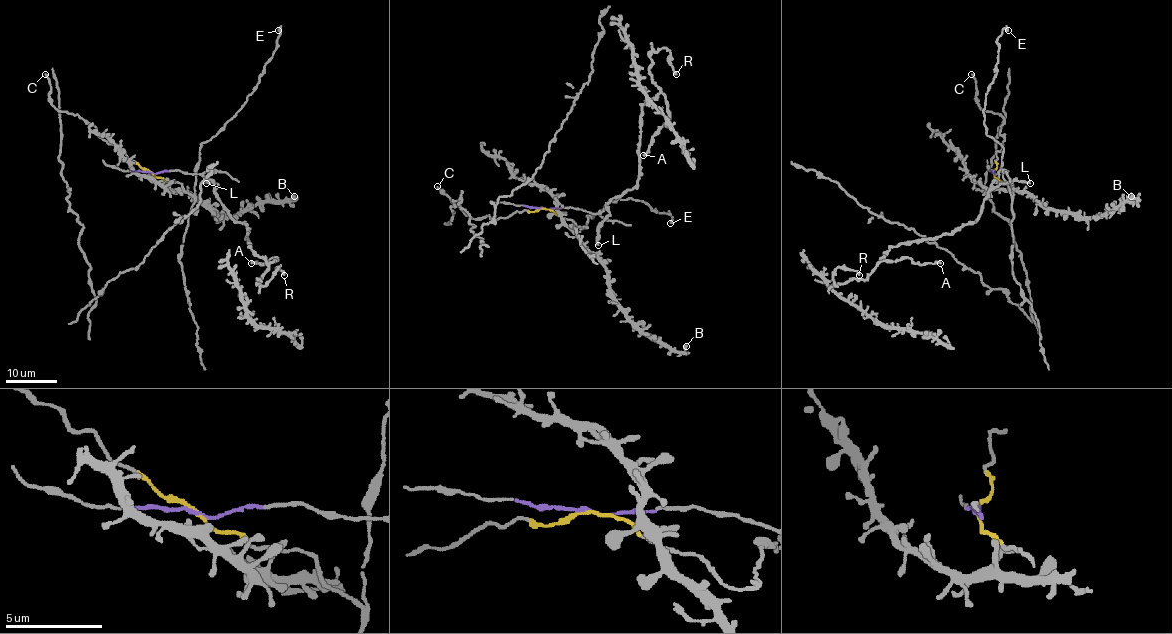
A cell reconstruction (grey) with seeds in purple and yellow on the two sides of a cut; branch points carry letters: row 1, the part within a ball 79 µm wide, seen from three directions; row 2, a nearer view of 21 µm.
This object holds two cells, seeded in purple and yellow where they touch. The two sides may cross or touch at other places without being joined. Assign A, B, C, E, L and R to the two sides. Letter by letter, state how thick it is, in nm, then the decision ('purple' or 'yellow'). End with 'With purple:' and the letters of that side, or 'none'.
A: calibre 240 nm; purple
B: calibre 400 nm; yellow
C: calibre 190 nm; yellow
E: calibre 340 nm; yellow
L: calibre 220 nm; purple
R: calibre 360 nm; purple
With purple: A, L, R

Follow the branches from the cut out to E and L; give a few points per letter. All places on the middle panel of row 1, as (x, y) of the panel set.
E: (542, 208), (585, 227), (589, 217), (609, 201), (632, 198), (646, 202), (652, 210), (668, 211), (670, 222)
L: (542, 208), (572, 207), (596, 213), (606, 207), (609, 215), (599, 229), (599, 245)

